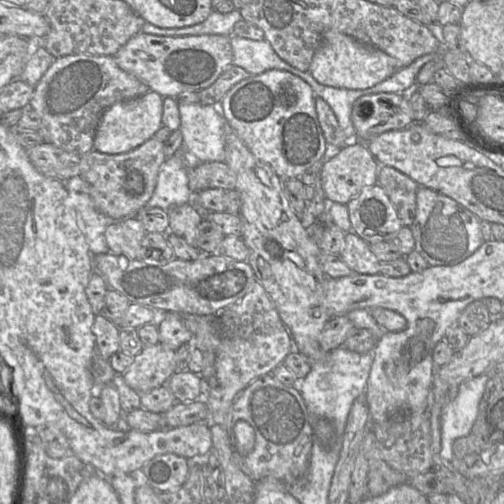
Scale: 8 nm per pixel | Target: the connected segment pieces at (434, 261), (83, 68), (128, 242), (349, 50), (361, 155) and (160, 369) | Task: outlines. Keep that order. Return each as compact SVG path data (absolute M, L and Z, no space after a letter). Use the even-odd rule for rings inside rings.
M419 186L416 194L416 216L409 227L415 248L428 266L457 264L472 255L484 240L480 231L481 220L455 200L432 189Z
M72 54L58 57L34 88L29 103L42 119L37 131L47 143L80 156L93 150L103 112L116 102L145 95L149 86L122 70L113 56Z
M137 217L116 220L105 231L110 253L123 255L128 259L141 259L141 243L147 233Z
M327 30L312 58L309 72L318 83L325 86L363 90L386 80L399 69L401 63L385 52L335 30Z
M361 141L332 150L332 158L321 168L322 187L328 202L347 204L364 189L377 184L379 165Z
M162 343L144 348L134 356L132 364L123 373L126 384L137 393L148 392L154 388L165 385L168 379L177 371L175 350Z

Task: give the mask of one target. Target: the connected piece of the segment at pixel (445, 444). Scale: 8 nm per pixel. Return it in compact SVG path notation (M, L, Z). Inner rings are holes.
M480 375L463 382L458 387L457 397L443 407L440 456L445 465L453 460L454 441L470 433L488 380L488 375Z

